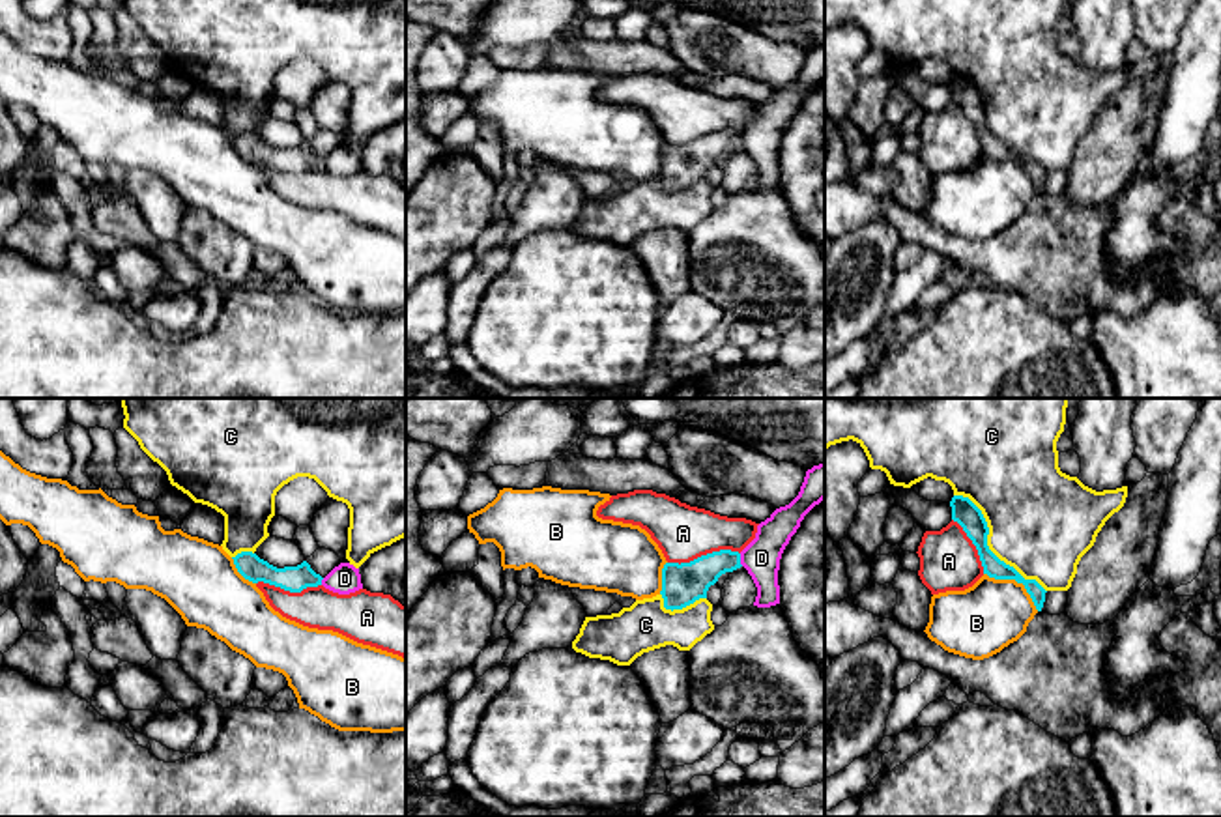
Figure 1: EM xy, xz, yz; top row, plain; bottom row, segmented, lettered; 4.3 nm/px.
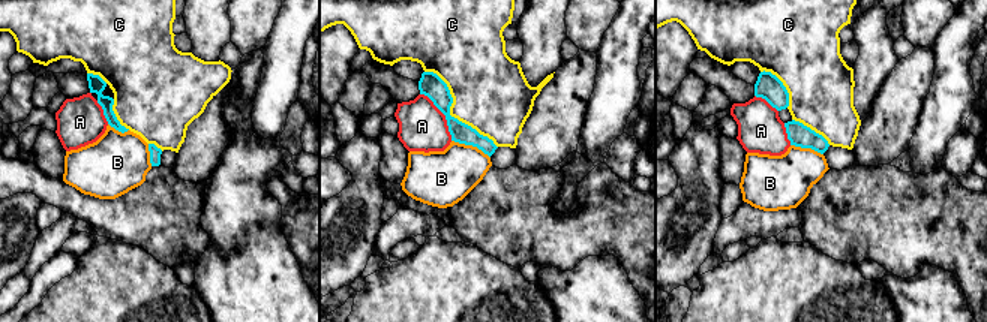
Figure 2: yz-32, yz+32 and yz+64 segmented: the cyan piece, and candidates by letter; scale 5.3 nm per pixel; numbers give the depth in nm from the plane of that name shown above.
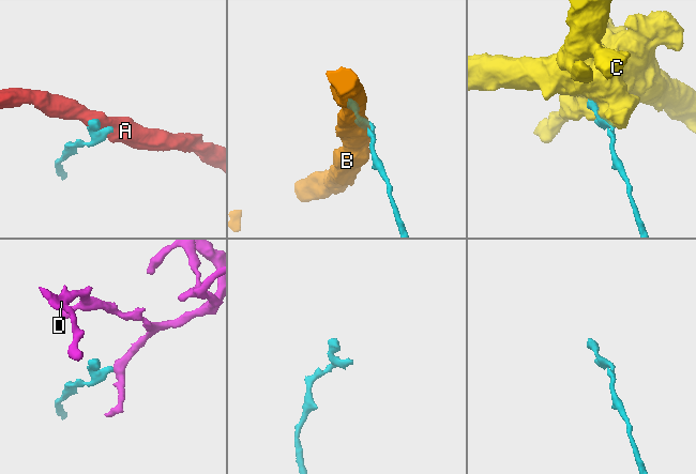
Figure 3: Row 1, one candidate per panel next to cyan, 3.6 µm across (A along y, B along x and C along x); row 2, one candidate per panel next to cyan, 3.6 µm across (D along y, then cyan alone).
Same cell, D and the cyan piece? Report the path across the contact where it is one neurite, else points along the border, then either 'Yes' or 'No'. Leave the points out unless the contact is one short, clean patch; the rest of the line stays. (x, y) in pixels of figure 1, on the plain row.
Path across: xz (687, 163), (720, 143), (739, 141), (761, 139). Yes

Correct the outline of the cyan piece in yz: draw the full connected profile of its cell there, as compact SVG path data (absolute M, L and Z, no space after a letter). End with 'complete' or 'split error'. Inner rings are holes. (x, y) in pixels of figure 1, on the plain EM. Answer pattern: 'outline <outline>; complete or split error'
outline M954 77L950 82L952 101L957 103L967 118L978 131L984 155L995 161L1015 161L1023 165L1027 174L1030 176L1038 193L1041 193L1045 183L1045 170L1036 161L1025 161L1013 148L1000 142L987 127L989 108L982 95L982 92L963 77Z; complete

